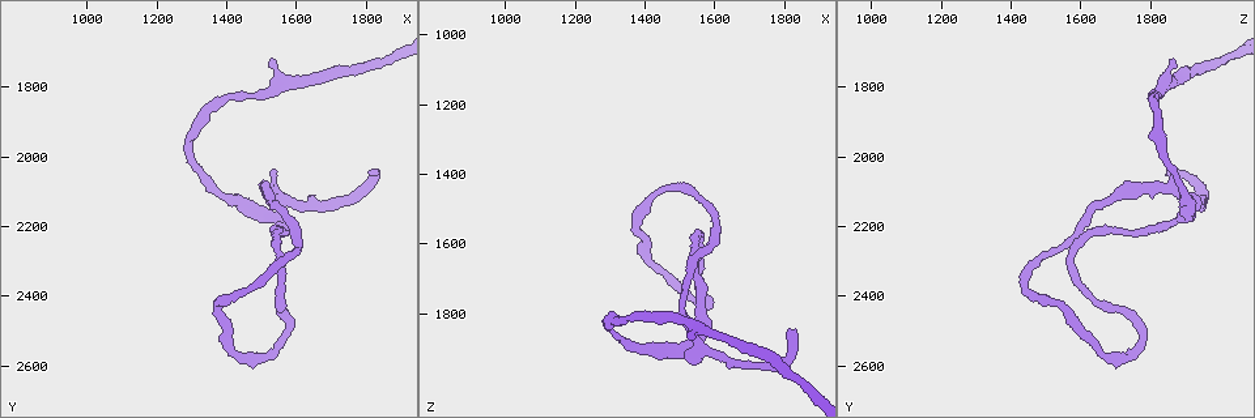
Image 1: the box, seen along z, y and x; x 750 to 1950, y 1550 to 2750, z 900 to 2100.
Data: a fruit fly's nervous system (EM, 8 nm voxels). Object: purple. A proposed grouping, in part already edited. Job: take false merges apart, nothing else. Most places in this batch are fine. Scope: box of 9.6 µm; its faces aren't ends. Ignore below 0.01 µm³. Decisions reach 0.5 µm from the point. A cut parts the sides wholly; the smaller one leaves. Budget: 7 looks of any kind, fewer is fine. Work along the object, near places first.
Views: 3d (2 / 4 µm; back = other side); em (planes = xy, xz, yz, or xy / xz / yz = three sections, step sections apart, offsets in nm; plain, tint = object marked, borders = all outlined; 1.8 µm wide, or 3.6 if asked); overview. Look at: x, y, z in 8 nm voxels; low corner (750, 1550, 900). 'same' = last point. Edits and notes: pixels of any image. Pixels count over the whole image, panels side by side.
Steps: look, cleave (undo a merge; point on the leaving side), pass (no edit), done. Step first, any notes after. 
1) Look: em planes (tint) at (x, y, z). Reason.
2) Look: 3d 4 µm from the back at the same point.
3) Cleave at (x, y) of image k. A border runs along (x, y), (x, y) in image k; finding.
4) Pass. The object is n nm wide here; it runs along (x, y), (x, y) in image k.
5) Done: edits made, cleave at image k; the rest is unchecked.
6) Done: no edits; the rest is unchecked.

Look: em xy step 16 (tint) at (1550, 2120, 1920). Looks like a crossing.

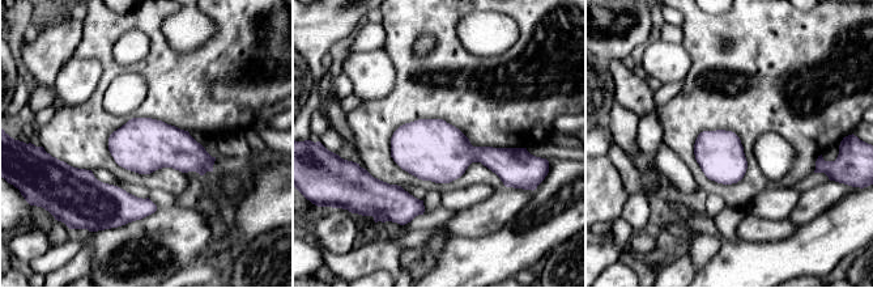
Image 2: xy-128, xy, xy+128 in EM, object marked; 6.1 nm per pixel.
Look: em planes (tint) at the same point.

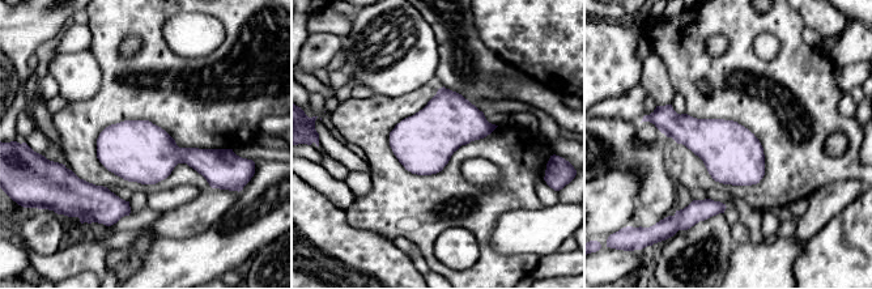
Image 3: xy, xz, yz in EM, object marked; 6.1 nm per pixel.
Pass. One neuron here.

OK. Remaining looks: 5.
Look: em yz step 8 (borders) at (1450, 2590, 1680). Closes a loop.

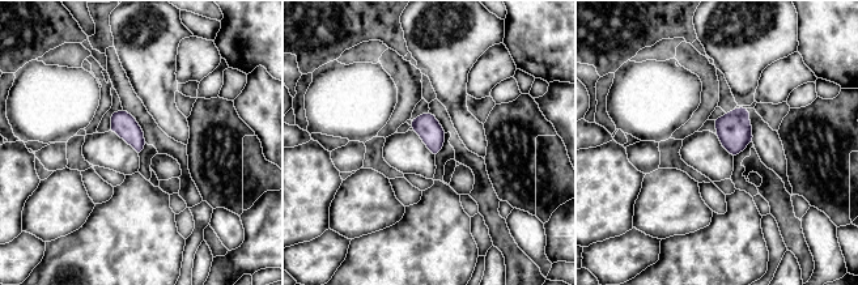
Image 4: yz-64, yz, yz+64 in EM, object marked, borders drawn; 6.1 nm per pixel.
Pass. The object is 150 nm wide here; all the same neuron.

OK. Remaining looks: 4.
Look: 3d 2 µm at (1560, 1780, 1840). A fork.

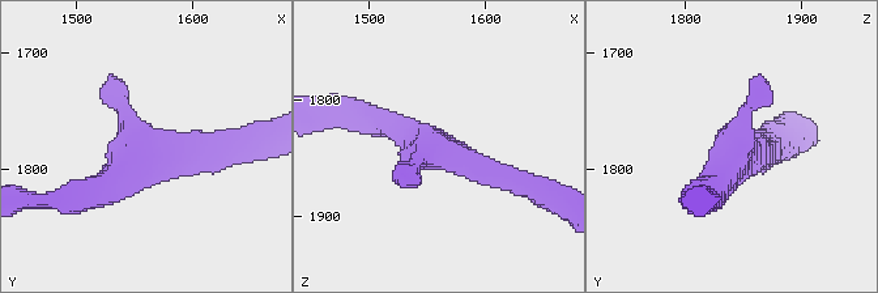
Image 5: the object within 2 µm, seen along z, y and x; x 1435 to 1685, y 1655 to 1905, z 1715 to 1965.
Look: em planes (tint) at (1562, 1788, 1844).

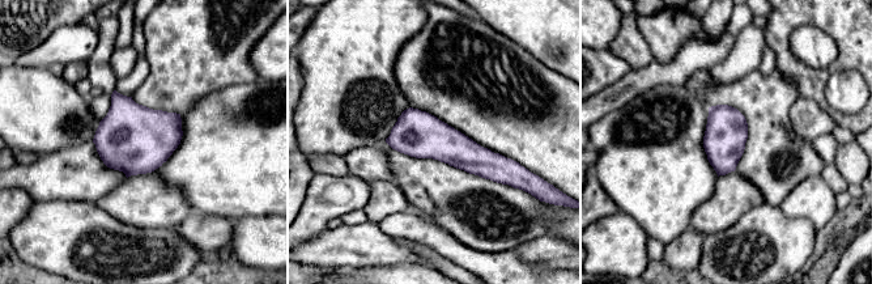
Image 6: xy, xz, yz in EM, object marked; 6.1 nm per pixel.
Pass. It runs along (390, 140), (438, 140), (507, 168) in image 6; continuous, no second neuron.

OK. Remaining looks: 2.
Done: no edits; the rest is unchecked.

